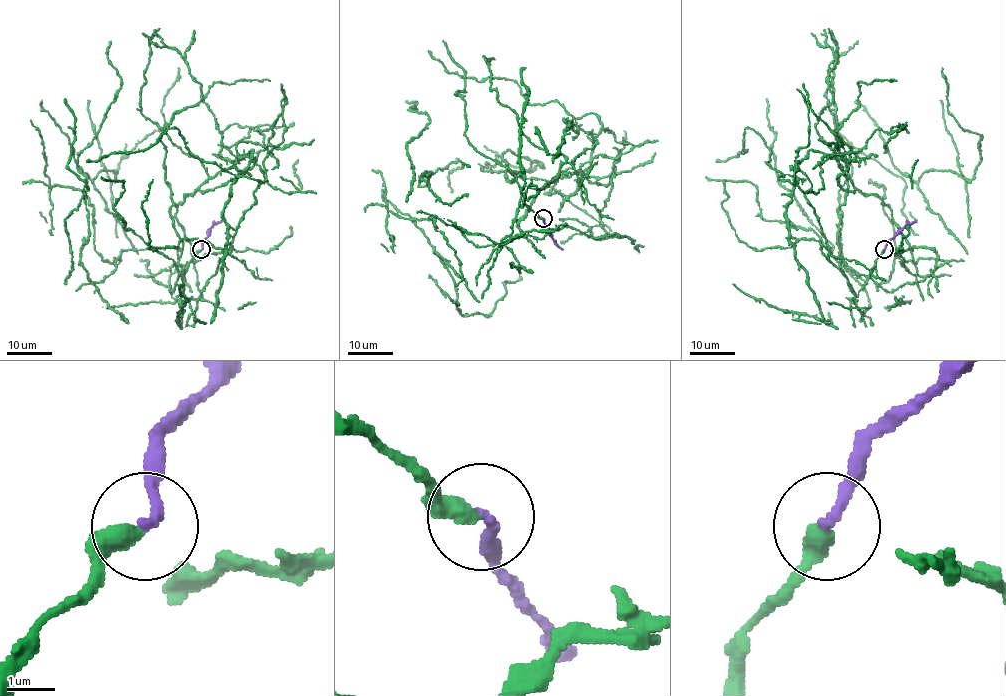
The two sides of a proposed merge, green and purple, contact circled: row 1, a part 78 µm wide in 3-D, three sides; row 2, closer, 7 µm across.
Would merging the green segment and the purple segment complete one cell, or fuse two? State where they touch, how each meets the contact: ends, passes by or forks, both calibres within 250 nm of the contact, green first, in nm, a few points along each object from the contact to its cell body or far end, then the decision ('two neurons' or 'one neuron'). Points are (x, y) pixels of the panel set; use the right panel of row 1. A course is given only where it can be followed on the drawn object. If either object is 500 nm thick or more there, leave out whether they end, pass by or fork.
at (884, 249); green ends there; purple ends there; 400 nm thick on the green side, 200 nm on the other; green runs (884, 250), (855, 296), (828, 32), (848, 177), (810, 150), (779, 177), (826, 255), (750, 248), (725, 179); purple runs (884, 250), (887, 242), (915, 221); one neuron

